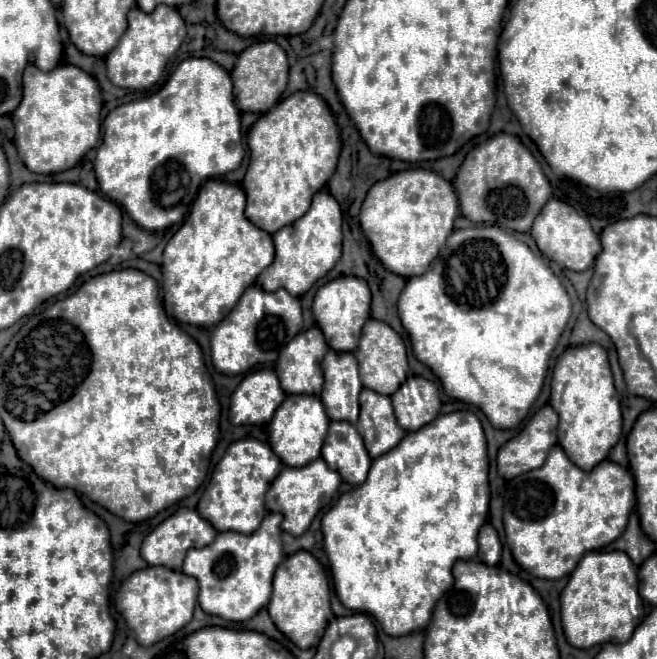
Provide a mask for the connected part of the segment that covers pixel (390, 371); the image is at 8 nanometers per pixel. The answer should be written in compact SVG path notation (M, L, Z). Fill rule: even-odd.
M370 318L368 324L364 324L362 338L360 338L358 348L354 350L354 356L356 356L358 366L360 366L362 384L374 392L390 396L406 380L406 370L408 370L406 346L404 346L402 338L396 334L396 330L386 322Z

